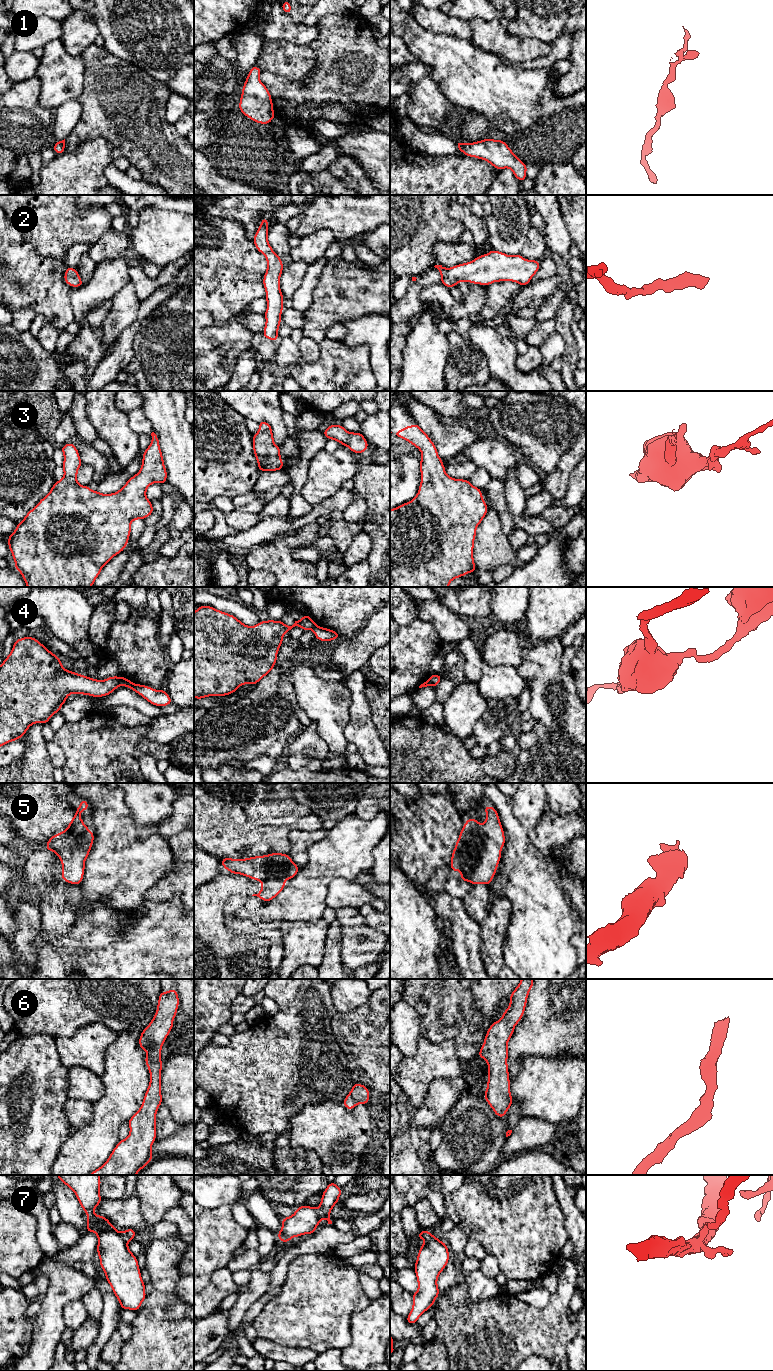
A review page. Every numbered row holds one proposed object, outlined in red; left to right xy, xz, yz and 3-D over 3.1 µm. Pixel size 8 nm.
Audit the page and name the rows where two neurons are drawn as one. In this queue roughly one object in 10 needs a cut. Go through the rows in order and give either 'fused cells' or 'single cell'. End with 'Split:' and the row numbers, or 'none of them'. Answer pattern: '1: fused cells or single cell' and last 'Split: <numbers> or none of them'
1: single cell
2: single cell
3: single cell
4: fused cells
5: single cell
6: single cell
7: fused cells
Split: 4, 7

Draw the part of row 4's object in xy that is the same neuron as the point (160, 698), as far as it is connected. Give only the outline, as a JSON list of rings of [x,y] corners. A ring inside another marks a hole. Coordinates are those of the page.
[[[119,676],[119,679],[121,685],[132,689],[155,706],[163,707],[172,704],[171,698],[165,690],[155,690],[146,685],[134,684],[123,676]]]

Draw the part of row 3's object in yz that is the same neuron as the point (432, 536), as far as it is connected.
[[[415,423],[394,432],[422,453],[420,460],[421,483],[411,501],[390,510],[390,587],[449,587],[455,578],[477,570],[474,558],[476,529],[488,512],[481,488],[474,487],[470,480],[454,479],[446,474],[436,446],[429,436]]]

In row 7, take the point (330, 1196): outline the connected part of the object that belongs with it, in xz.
[[[330,1182],[322,1193],[321,1202],[318,1209],[323,1218],[328,1221],[328,1224],[332,1224],[332,1221],[330,1220],[330,1212],[339,1201],[342,1191],[343,1190],[340,1189],[334,1182]]]

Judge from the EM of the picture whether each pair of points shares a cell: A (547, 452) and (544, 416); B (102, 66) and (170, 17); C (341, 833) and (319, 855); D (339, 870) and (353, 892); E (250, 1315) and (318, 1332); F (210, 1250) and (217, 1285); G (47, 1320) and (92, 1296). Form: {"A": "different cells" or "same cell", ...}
{"A": "same cell", "B": "different cells", "C": "same cell", "D": "different cells", "E": "different cells", "F": "different cells", "G": "different cells"}

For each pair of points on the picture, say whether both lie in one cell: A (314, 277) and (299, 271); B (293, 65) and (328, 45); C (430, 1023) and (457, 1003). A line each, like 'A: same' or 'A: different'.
A: different
B: different
C: same

